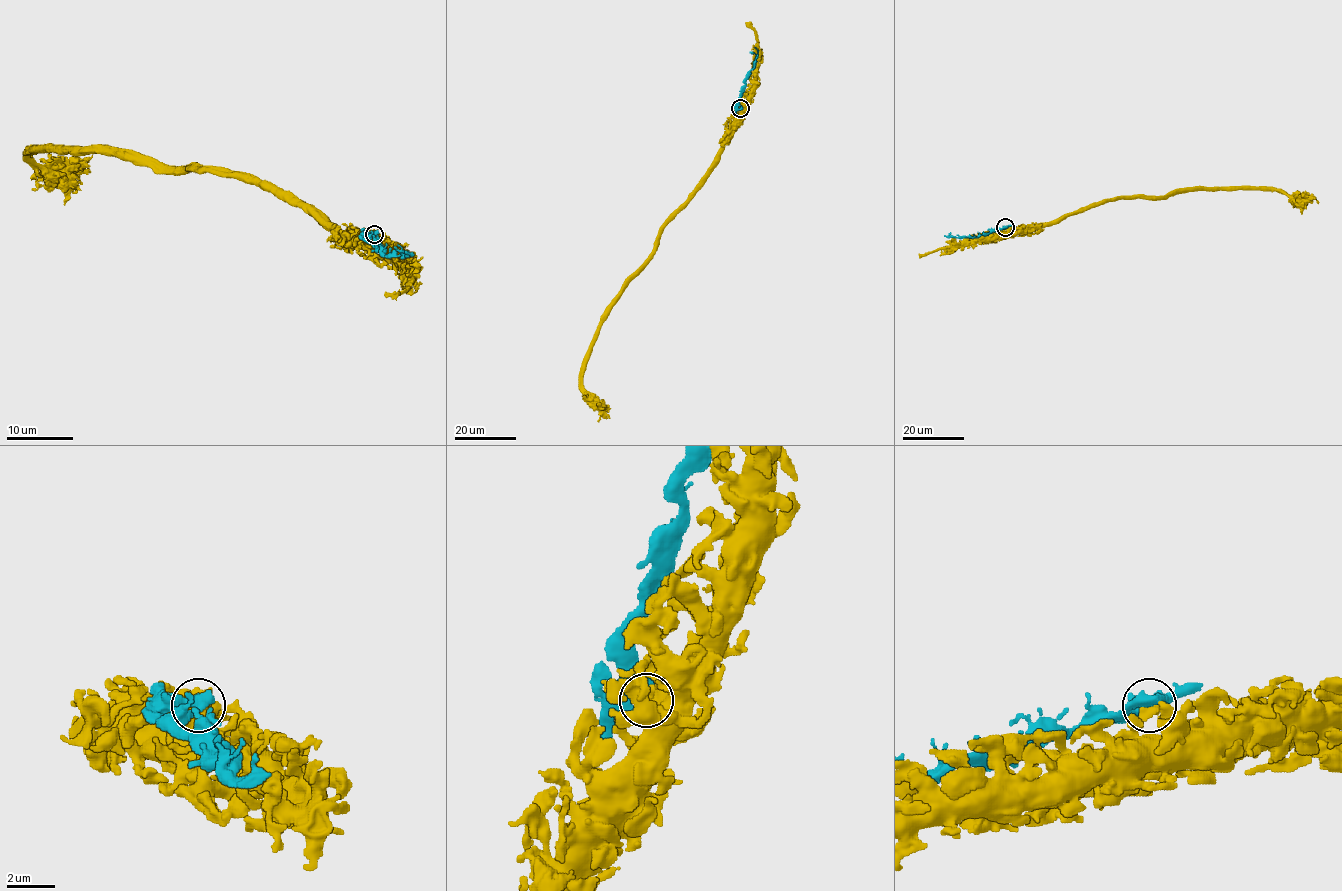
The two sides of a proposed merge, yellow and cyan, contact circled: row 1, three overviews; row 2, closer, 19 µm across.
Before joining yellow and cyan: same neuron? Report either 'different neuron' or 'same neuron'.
different neuron

